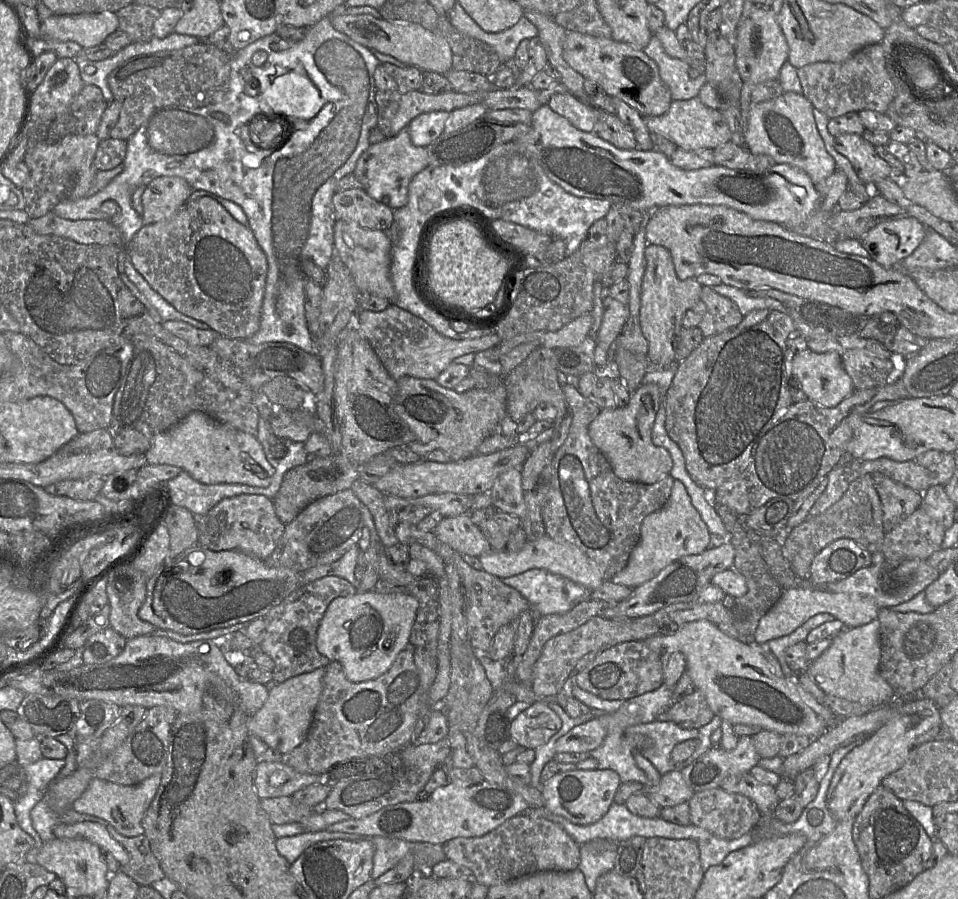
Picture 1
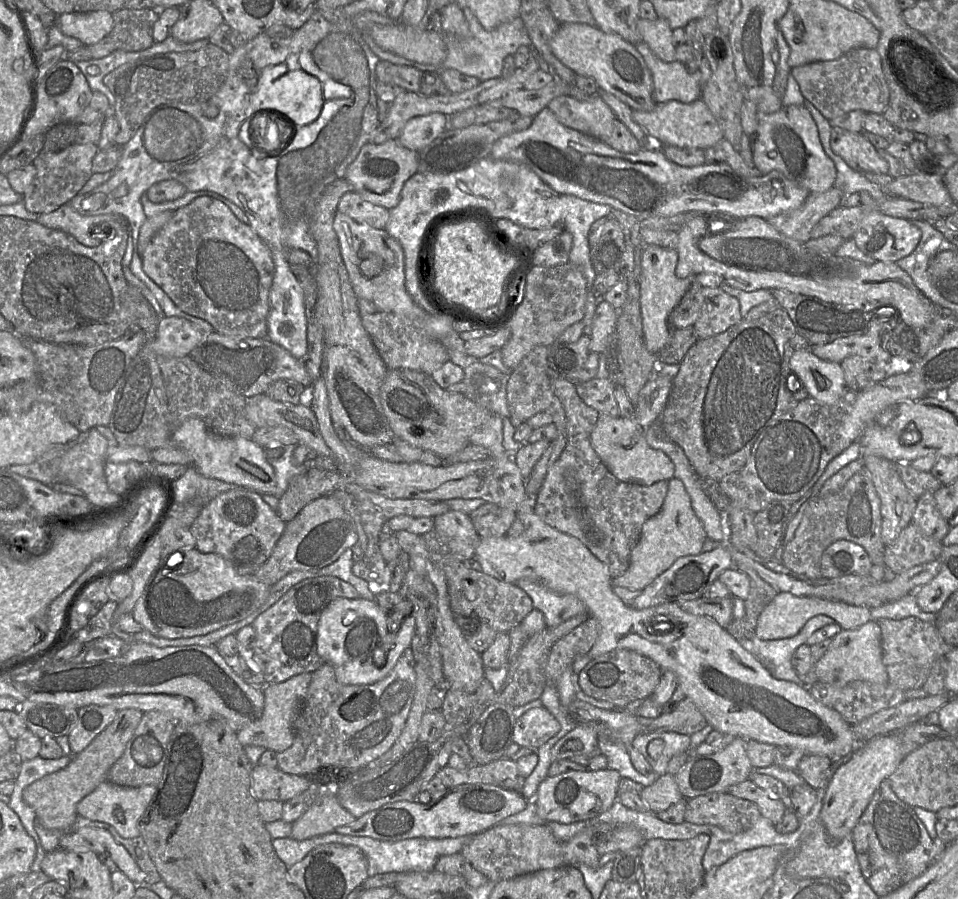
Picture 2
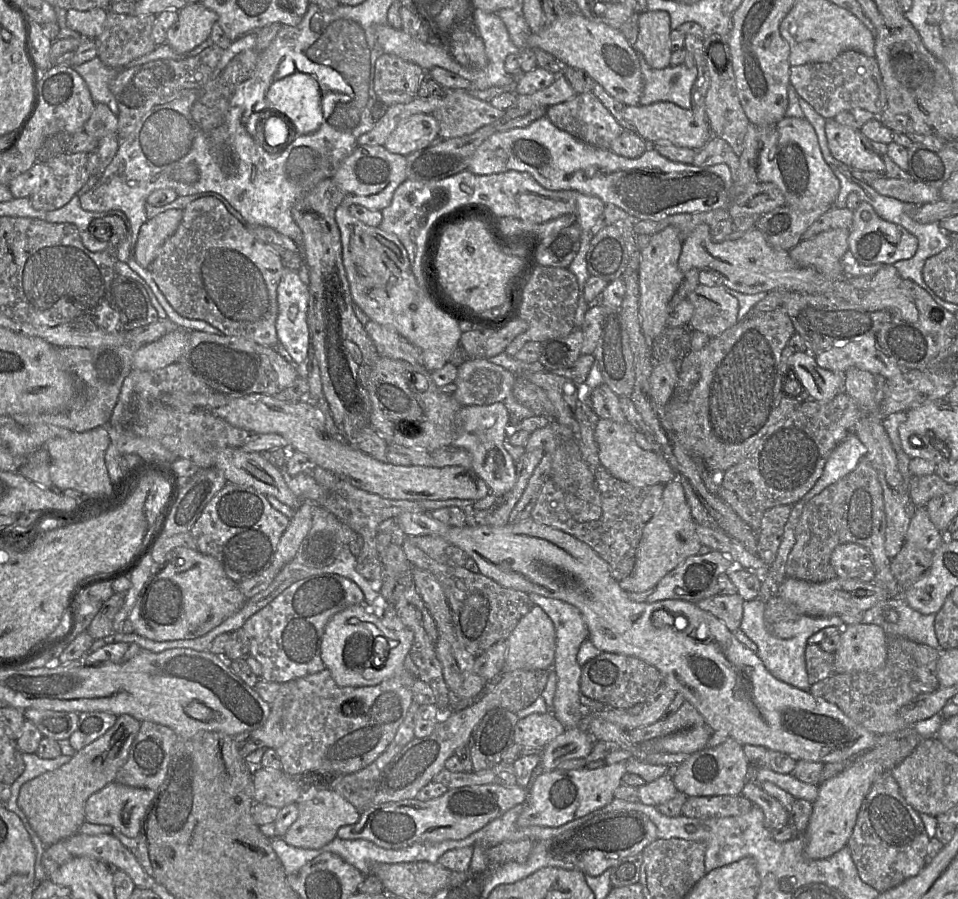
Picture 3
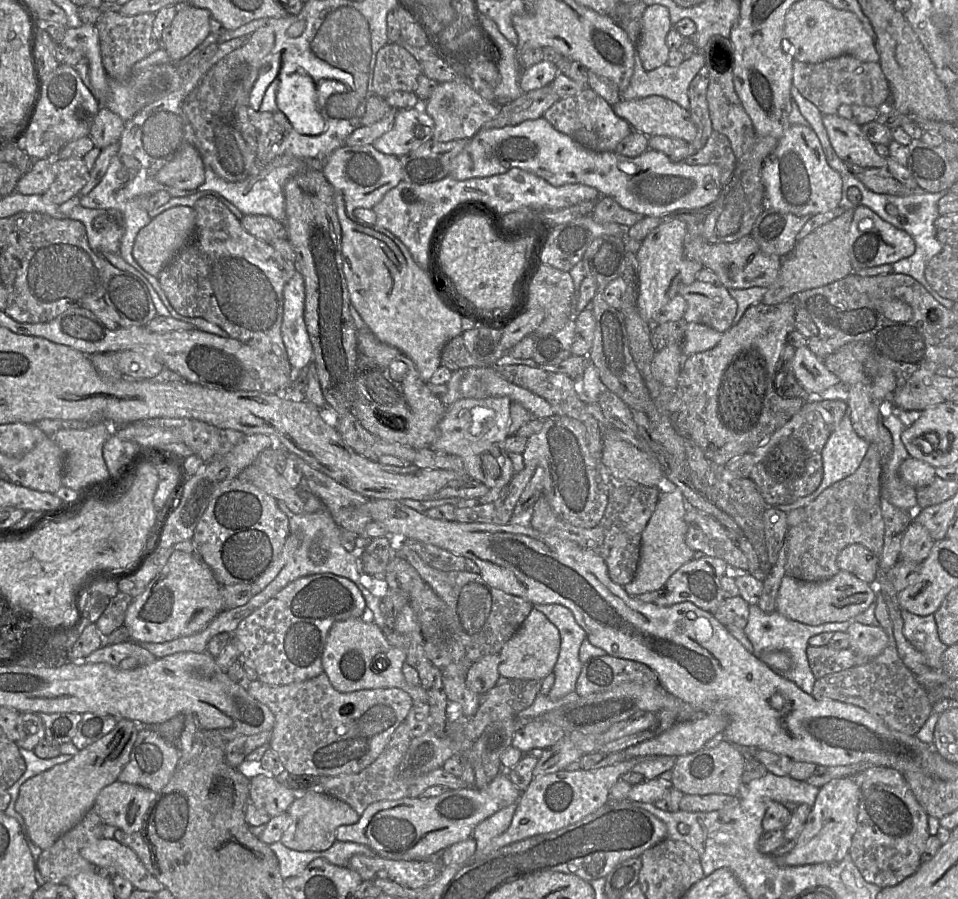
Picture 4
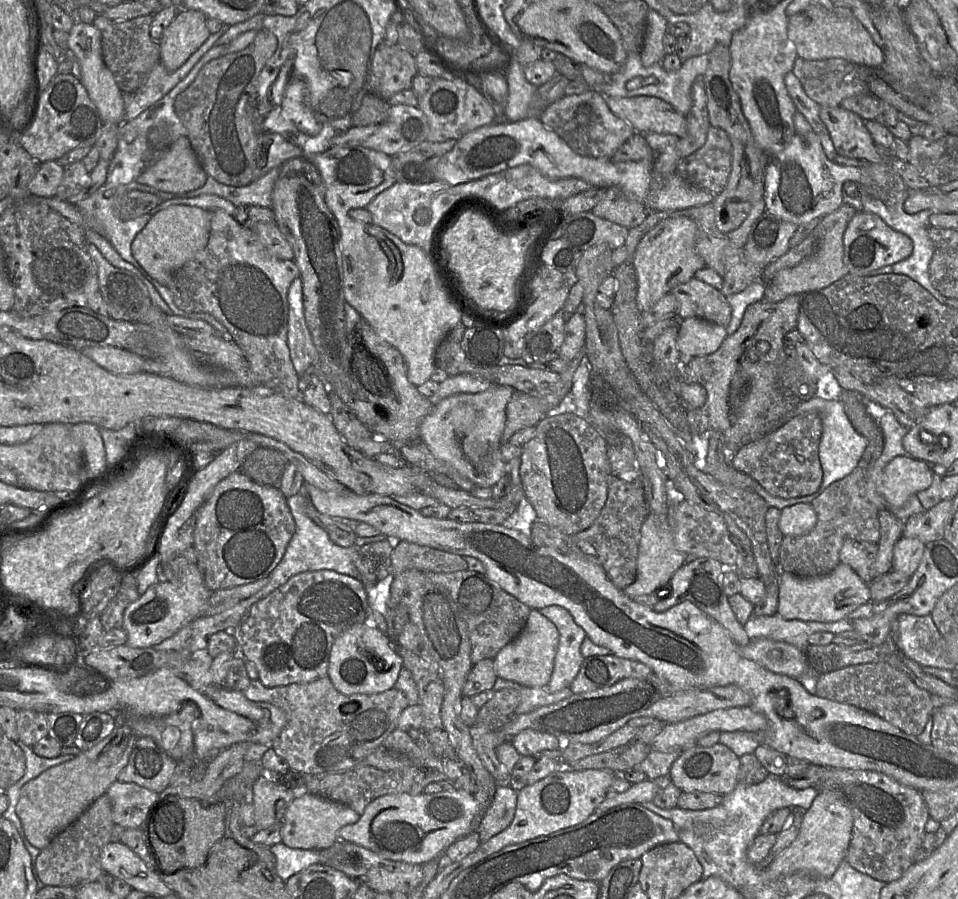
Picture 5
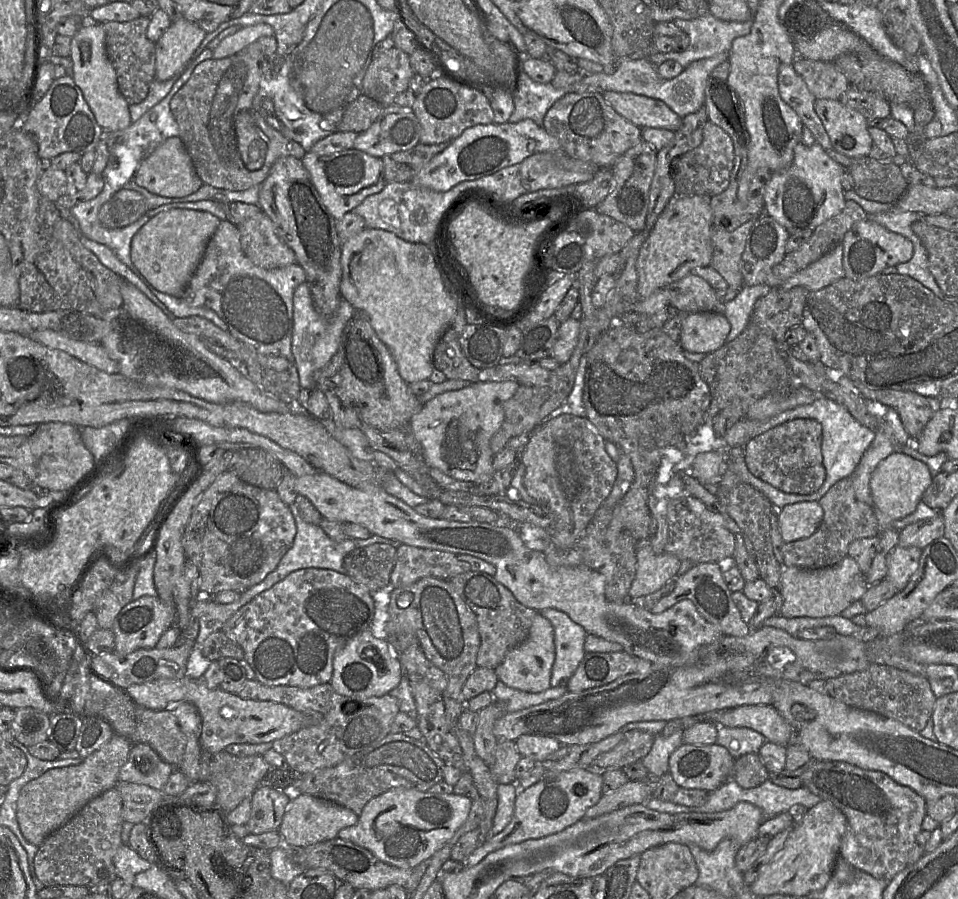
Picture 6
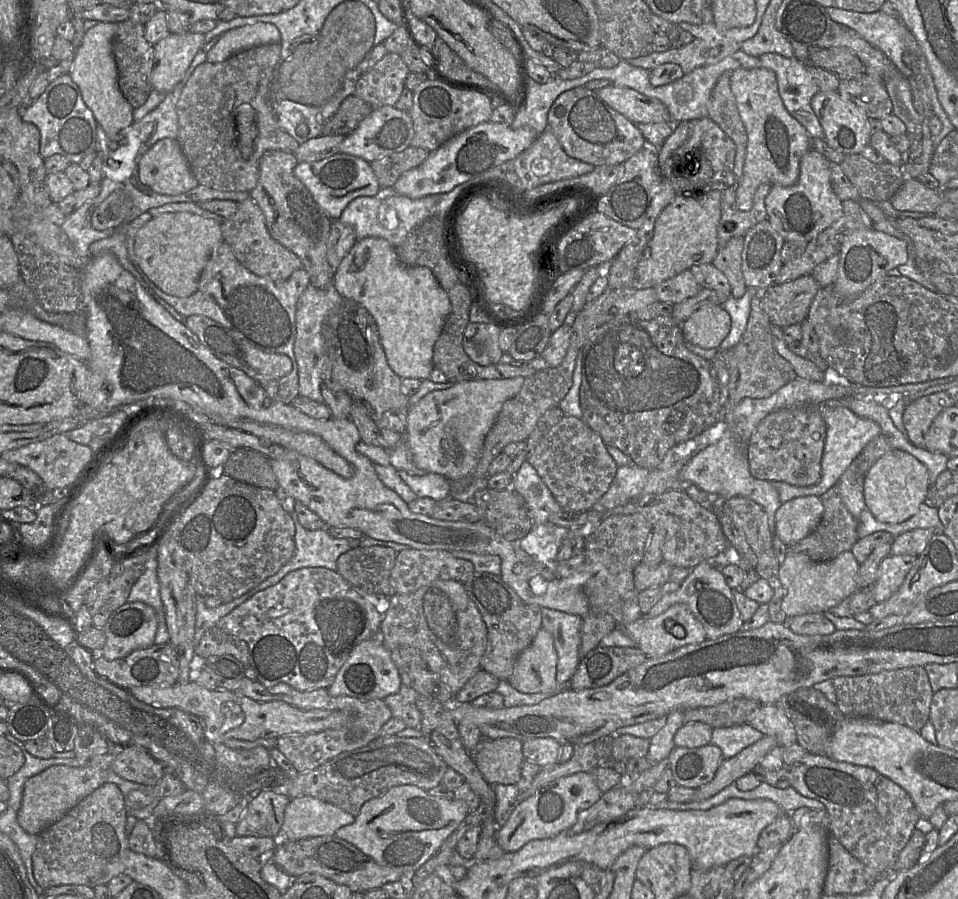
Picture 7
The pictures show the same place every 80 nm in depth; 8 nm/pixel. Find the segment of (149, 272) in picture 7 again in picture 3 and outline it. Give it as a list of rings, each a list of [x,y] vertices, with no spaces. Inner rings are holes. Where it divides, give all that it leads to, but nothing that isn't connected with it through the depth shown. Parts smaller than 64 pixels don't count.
[[[169,209],[148,219],[140,228],[134,257],[144,268],[155,259],[165,241],[177,230],[183,216],[181,209]]]

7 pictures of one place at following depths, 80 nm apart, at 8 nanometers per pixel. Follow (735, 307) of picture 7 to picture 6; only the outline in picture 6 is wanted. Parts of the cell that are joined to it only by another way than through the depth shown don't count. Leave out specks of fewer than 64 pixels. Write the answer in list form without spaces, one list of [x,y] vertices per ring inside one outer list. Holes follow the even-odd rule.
[[[765,284],[743,286],[734,299],[725,303],[724,314],[730,323],[730,332],[726,342],[734,340],[750,321],[755,302],[768,291]]]

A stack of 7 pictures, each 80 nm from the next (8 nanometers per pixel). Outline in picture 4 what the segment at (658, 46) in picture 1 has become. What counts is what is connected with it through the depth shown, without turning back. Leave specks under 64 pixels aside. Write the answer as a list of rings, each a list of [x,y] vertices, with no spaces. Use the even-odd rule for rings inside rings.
[[[635,52],[634,72],[629,86],[620,93],[620,100],[633,100],[658,95],[668,98],[690,111],[689,86],[705,65],[702,53],[694,54],[678,67],[664,64],[655,70],[646,71],[640,56]]]

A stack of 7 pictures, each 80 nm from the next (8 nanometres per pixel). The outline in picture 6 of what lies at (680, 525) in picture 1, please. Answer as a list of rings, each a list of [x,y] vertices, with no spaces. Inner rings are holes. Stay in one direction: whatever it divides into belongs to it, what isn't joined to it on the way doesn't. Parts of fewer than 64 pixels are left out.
[[[649,538],[637,542],[636,575],[629,590],[629,599],[659,590],[677,576],[681,560],[673,554],[656,554]]]

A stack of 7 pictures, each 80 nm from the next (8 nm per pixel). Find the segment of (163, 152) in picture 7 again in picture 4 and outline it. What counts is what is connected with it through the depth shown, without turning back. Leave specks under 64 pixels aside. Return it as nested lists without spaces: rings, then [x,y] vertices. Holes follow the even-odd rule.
[[[186,144],[157,171],[154,178],[179,190],[196,189],[205,181],[205,165],[195,146]]]

